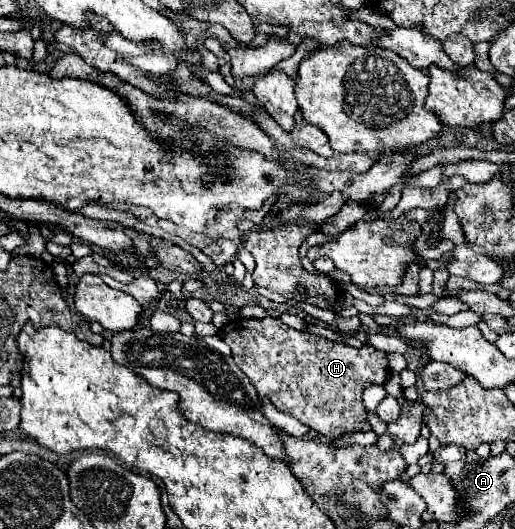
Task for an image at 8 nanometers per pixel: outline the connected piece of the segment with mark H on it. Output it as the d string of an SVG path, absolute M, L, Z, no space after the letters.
M271 316L263 320L235 318L225 324L217 336L231 348L237 366L253 382L259 396L267 396L279 412L295 416L329 438L371 430L361 392L369 382L385 382L389 374L385 352L369 344L351 348L317 334L297 332Z

